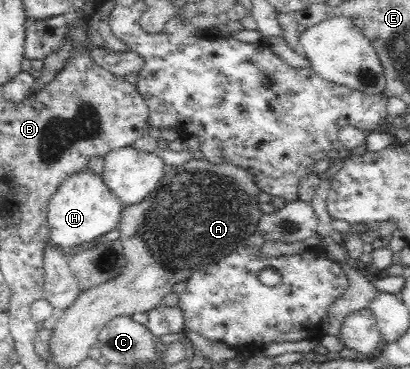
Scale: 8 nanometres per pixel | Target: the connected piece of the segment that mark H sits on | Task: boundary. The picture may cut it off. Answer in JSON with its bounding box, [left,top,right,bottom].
[48,167,123,248]

